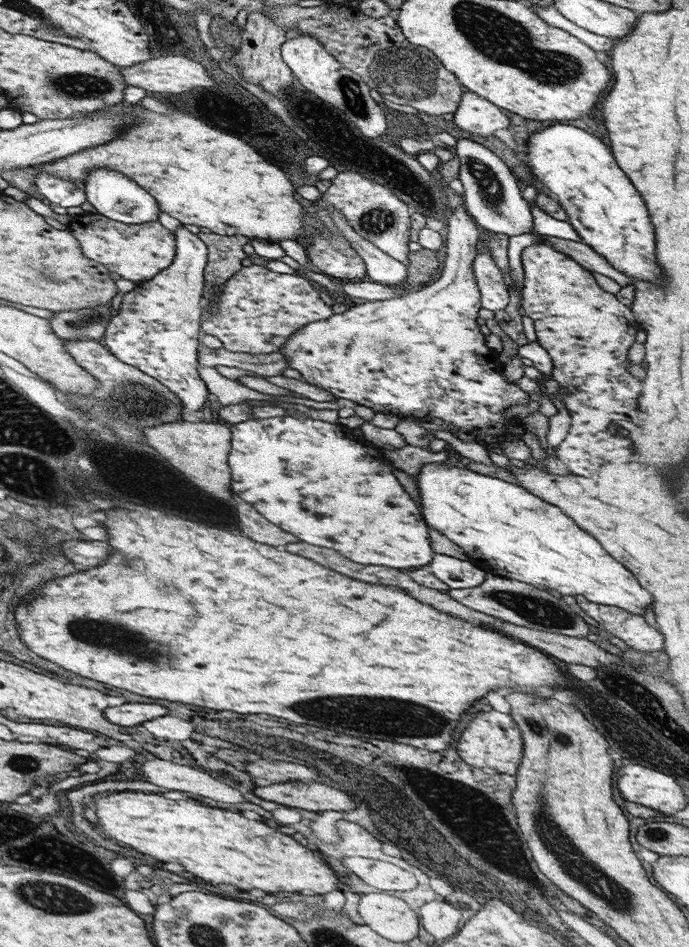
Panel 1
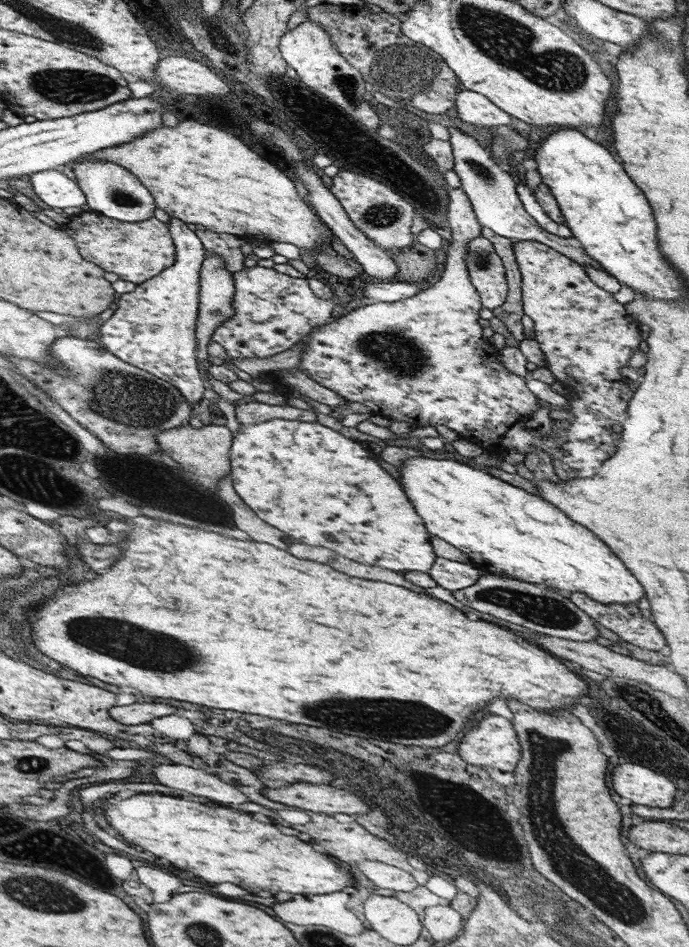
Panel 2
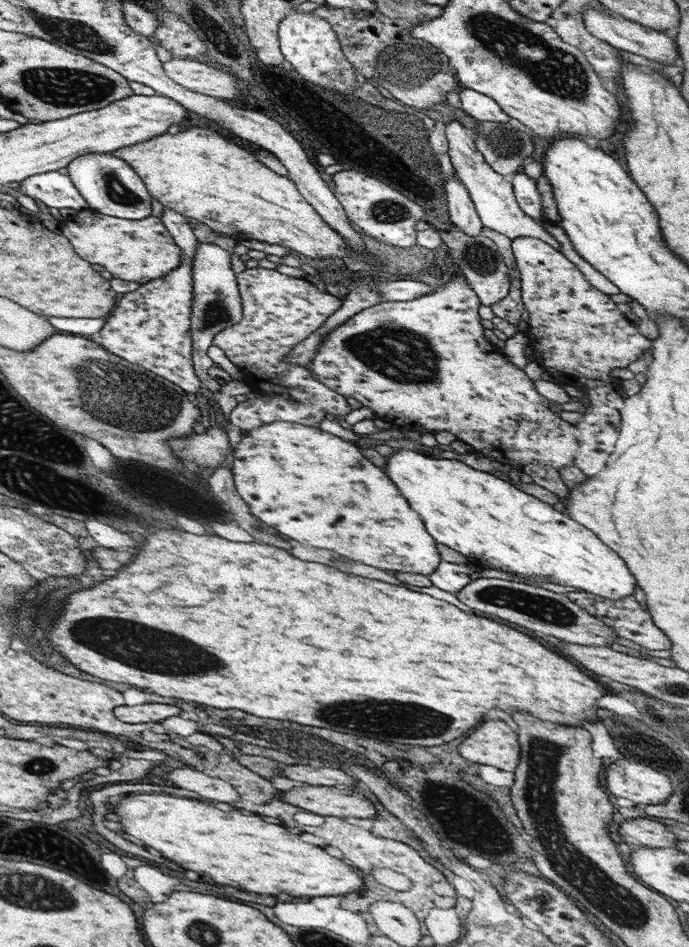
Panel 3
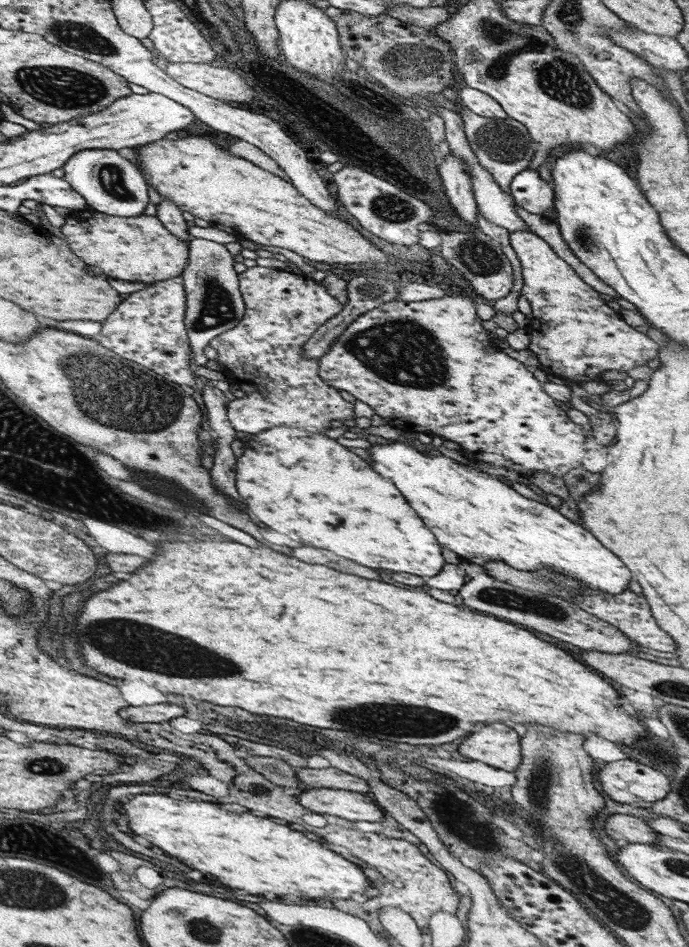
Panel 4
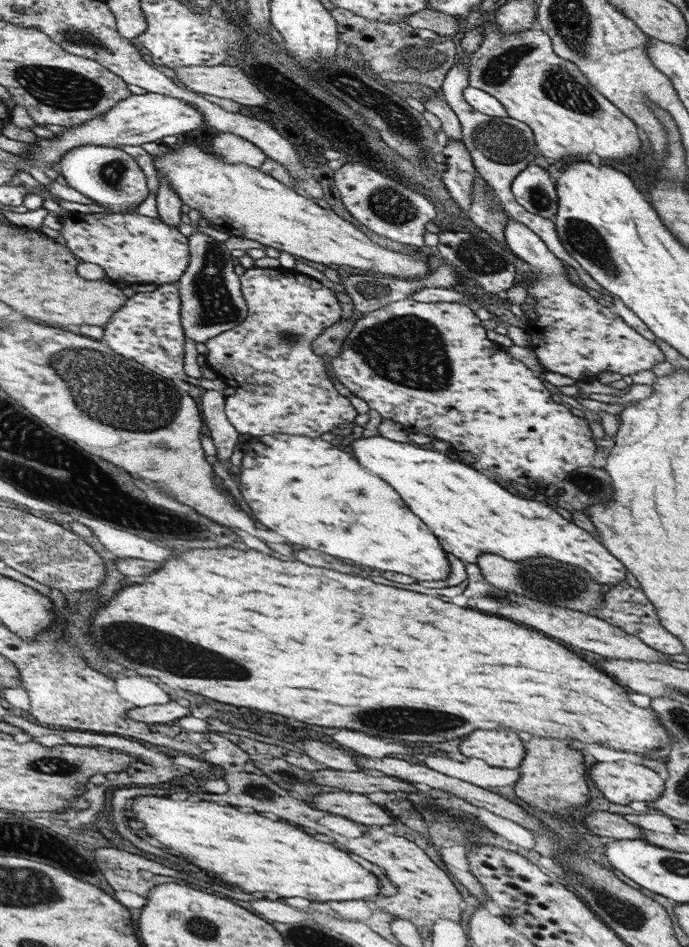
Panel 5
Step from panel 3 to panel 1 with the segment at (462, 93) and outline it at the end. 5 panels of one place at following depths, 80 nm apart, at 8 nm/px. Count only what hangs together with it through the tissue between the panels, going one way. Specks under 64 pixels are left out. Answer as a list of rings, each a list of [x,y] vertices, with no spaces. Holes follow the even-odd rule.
[[[470,91],[462,96],[453,115],[458,128],[478,136],[491,135],[500,128],[509,128],[510,124],[510,117],[504,110]]]

